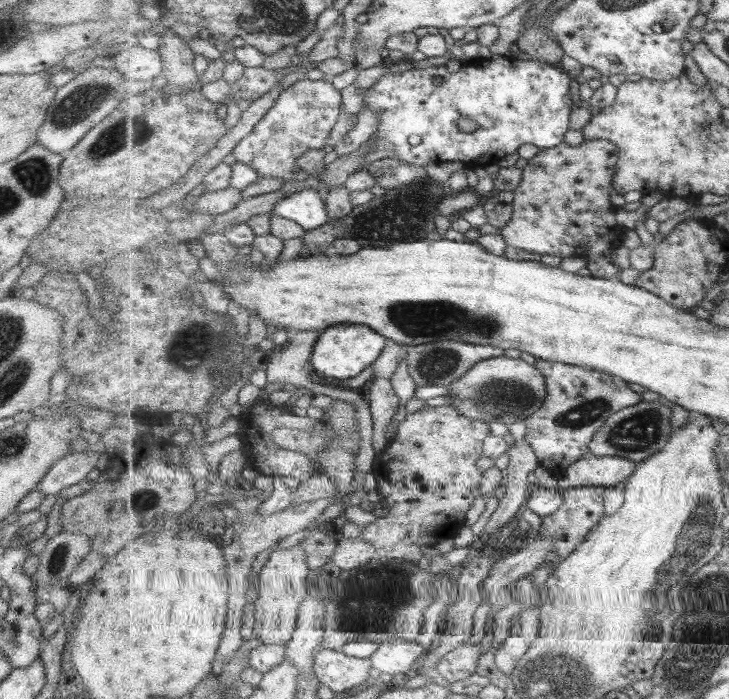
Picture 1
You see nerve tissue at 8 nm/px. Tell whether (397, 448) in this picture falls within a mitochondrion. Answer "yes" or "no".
no

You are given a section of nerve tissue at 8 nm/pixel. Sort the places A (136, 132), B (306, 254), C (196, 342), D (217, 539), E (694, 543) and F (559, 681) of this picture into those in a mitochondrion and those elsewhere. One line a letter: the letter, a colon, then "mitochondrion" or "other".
A: mitochondrion
B: other
C: mitochondrion
D: other
E: mitochondrion
F: mitochondrion

